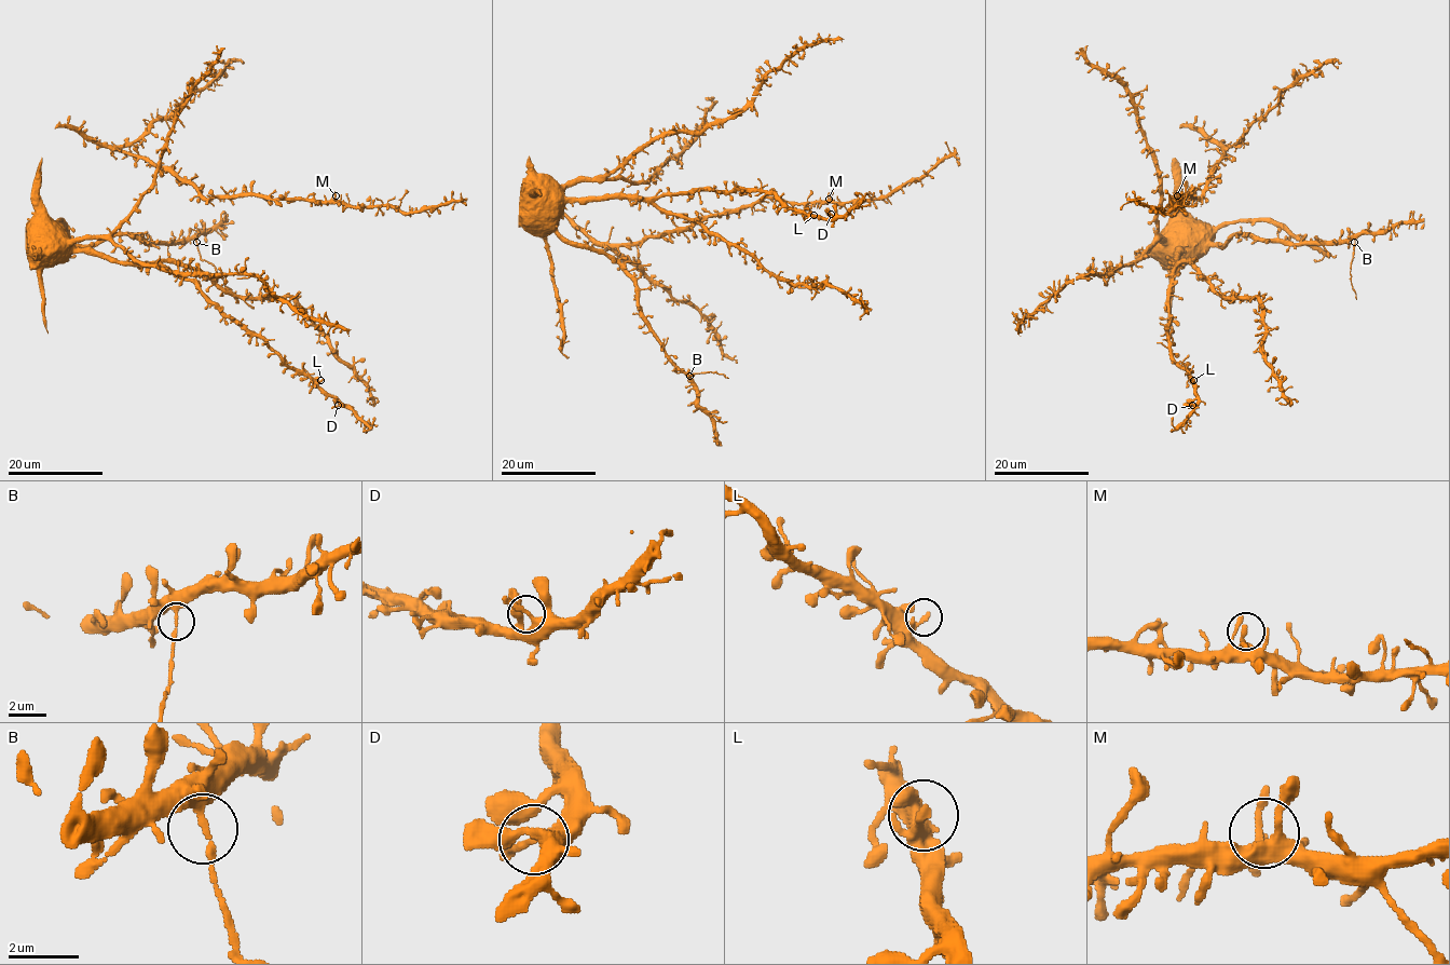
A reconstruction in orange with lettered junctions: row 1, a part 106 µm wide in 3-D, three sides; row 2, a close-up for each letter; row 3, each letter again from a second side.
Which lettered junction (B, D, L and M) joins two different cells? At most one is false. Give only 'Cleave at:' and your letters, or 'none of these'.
Cleave at: B

